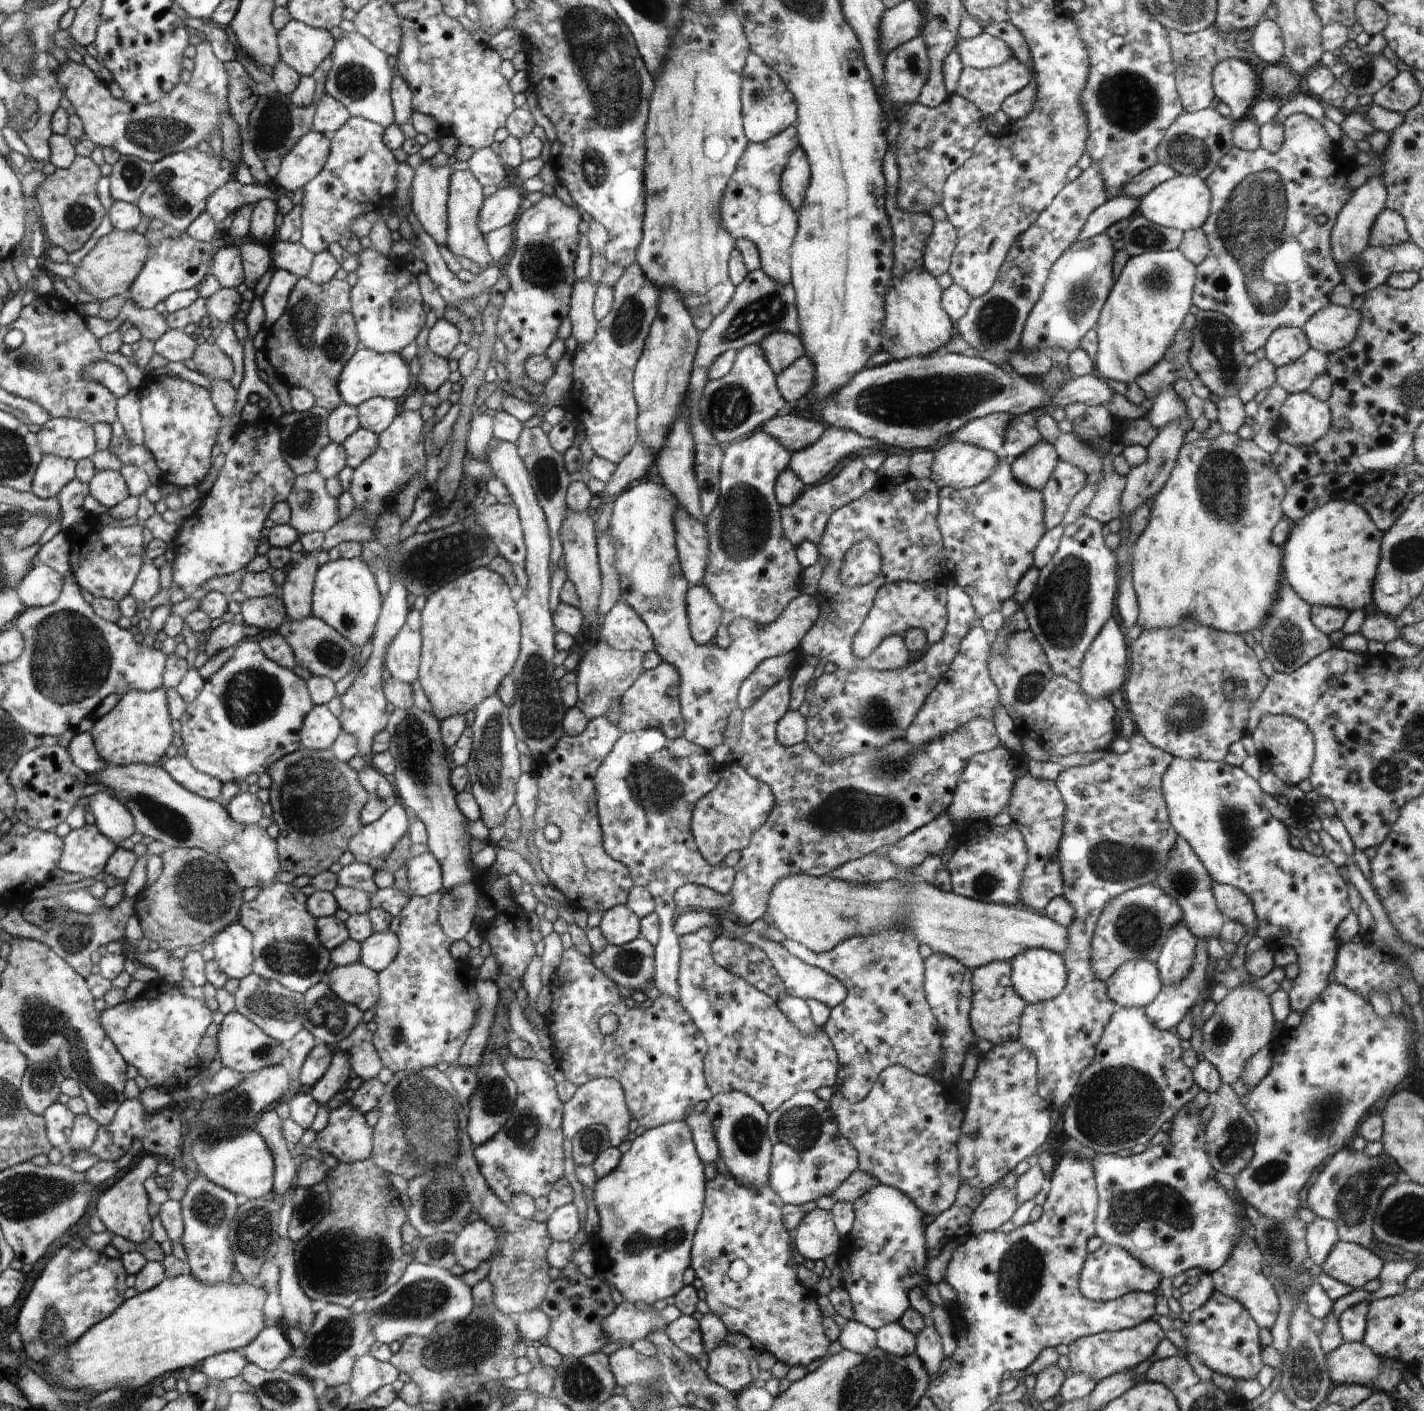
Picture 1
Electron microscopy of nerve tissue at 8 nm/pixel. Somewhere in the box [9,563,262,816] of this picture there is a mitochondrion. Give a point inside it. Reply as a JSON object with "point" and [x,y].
{"point":[71,659]}

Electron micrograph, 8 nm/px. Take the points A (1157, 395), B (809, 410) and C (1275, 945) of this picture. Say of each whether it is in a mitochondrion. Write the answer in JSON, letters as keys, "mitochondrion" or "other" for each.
{"A":"other","B":"other","C":"other"}

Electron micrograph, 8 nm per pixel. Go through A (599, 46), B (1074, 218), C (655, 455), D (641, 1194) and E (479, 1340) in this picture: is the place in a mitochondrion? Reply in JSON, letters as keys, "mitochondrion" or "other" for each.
{"A":"mitochondrion","B":"other","C":"other","D":"other","E":"mitochondrion"}

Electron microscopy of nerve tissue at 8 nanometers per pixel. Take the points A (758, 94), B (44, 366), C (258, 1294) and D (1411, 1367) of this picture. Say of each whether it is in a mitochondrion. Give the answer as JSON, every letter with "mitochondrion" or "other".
{"A":"mitochondrion","B":"mitochondrion","C":"other","D":"other"}

